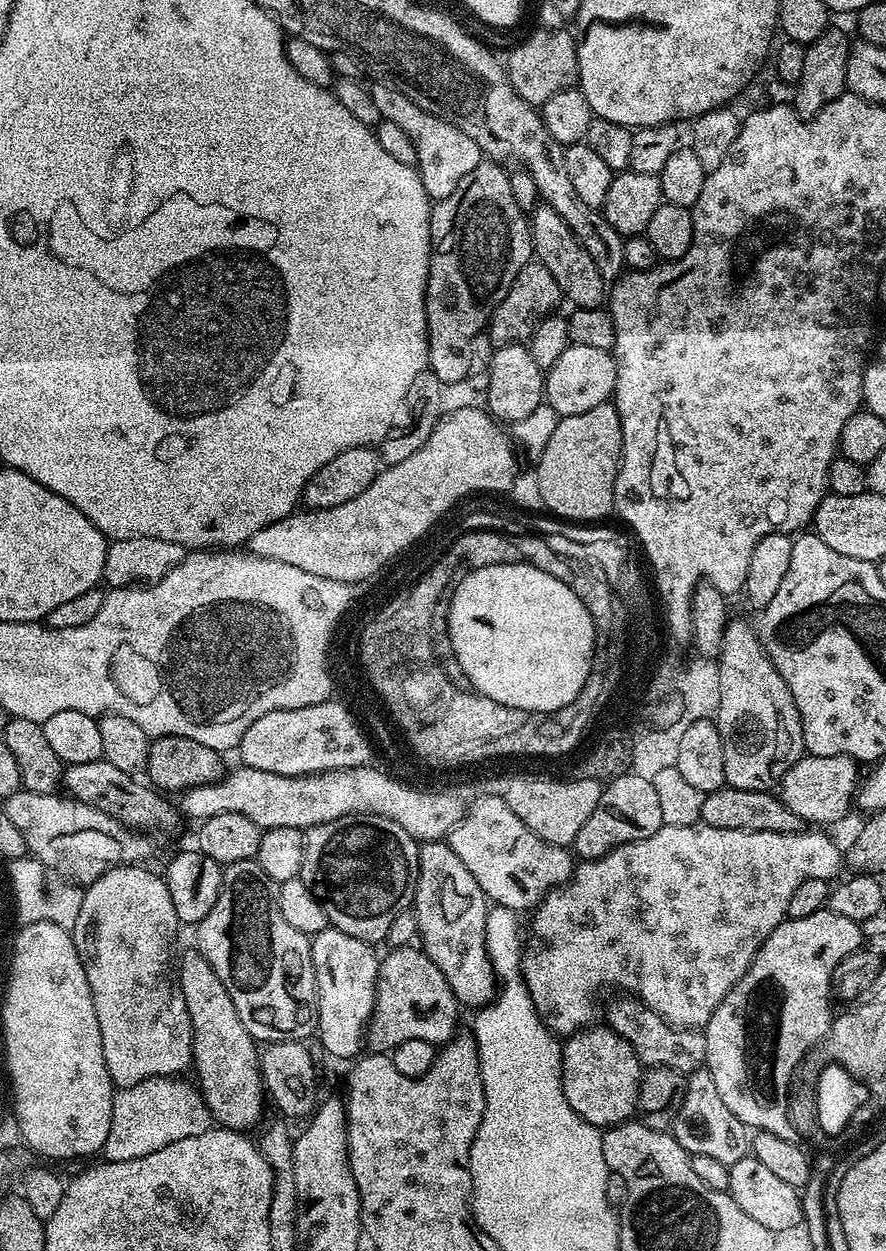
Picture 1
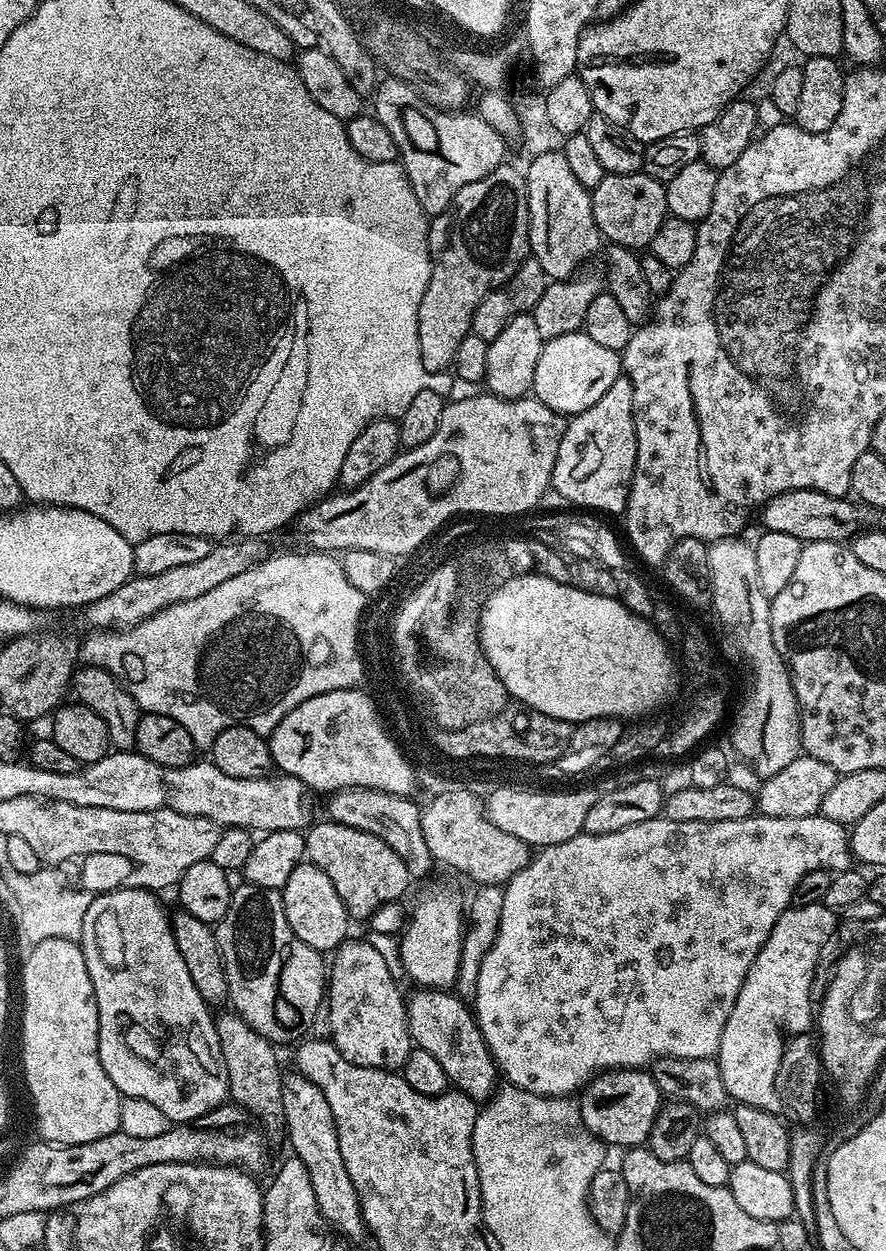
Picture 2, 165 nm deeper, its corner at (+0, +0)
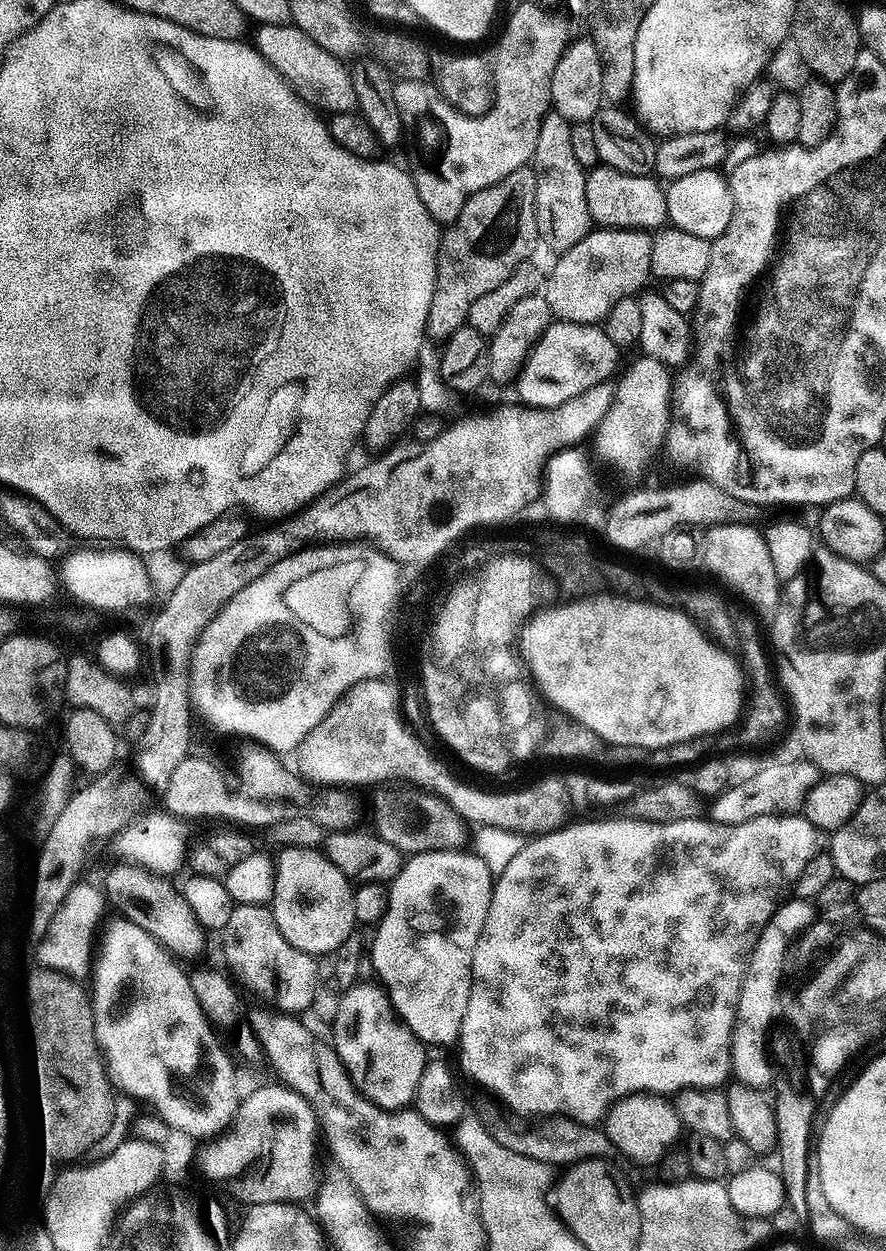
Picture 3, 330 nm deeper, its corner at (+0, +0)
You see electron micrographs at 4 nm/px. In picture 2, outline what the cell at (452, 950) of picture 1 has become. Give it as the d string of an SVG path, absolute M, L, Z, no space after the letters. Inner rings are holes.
M339 788L327 800L327 819L331 823L366 830L366 834L382 838L382 842L386 842L386 846L390 846L390 850L394 850L402 862L406 862L409 877L424 876L434 867L430 846L426 846L426 838L422 834L422 808L415 804L415 799L379 792L377 788Z

